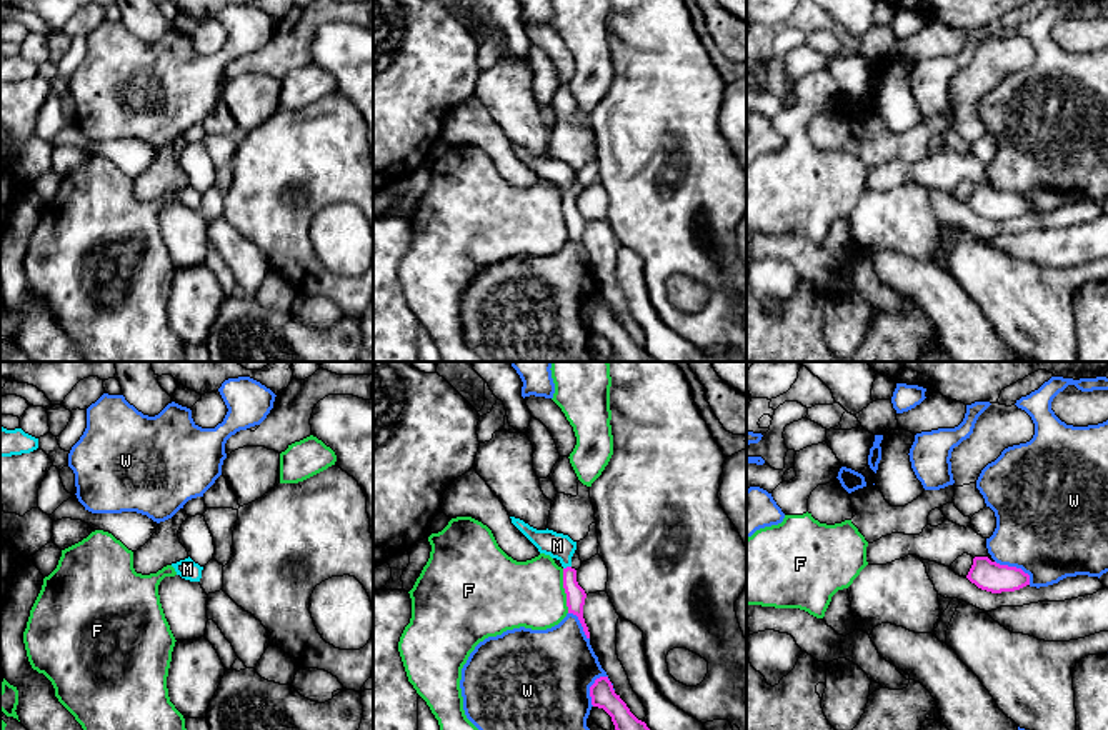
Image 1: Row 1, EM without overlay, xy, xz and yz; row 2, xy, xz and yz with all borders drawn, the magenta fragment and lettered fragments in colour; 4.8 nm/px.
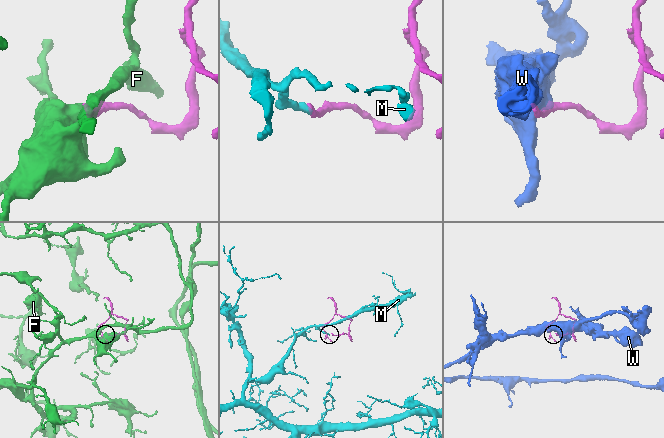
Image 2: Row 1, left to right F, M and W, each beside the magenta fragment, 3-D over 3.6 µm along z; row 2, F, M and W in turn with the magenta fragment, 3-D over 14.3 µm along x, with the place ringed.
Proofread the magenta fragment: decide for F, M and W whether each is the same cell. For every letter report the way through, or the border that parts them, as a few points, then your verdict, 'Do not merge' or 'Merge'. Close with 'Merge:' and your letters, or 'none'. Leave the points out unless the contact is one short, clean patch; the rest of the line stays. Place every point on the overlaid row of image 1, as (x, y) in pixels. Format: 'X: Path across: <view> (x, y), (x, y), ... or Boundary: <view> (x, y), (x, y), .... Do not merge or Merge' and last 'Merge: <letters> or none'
F: Boundary: xz (562, 569), (562, 587), (568, 612). Do not merge
M: Path across: xz (575, 595), (567, 567), (565, 555), (557, 545). Merge
W: Do not merge
Merge: M

